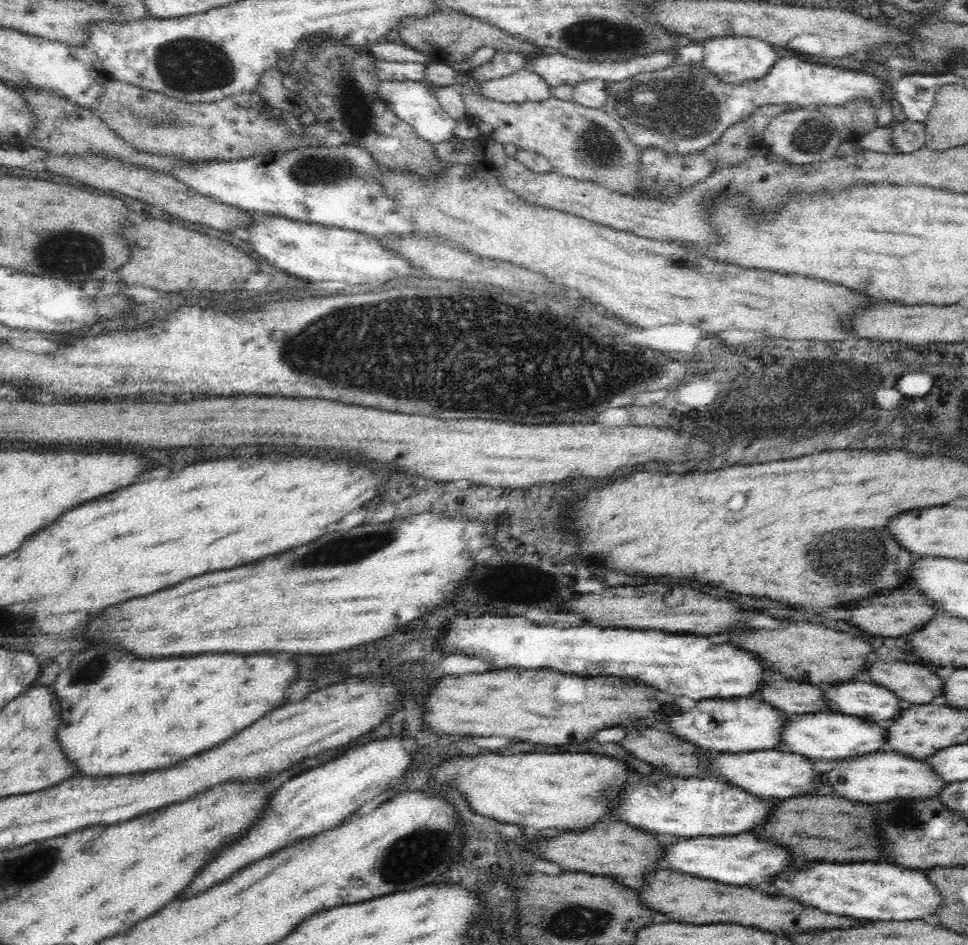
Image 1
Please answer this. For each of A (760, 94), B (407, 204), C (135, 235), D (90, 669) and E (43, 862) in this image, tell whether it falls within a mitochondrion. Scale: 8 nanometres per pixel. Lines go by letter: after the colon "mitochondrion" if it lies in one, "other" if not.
A: other
B: other
C: other
D: mitochondrion
E: mitochondrion

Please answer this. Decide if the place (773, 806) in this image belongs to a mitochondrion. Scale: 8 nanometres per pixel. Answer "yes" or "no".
no

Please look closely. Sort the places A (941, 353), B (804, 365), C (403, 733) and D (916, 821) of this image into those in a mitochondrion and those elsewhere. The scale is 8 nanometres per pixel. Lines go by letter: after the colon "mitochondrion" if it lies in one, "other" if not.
A: other
B: mitochondrion
C: other
D: mitochondrion

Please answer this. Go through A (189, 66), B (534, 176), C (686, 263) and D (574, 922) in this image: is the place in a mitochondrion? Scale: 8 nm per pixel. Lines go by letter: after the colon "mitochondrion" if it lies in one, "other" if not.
A: mitochondrion
B: other
C: mitochondrion
D: mitochondrion

